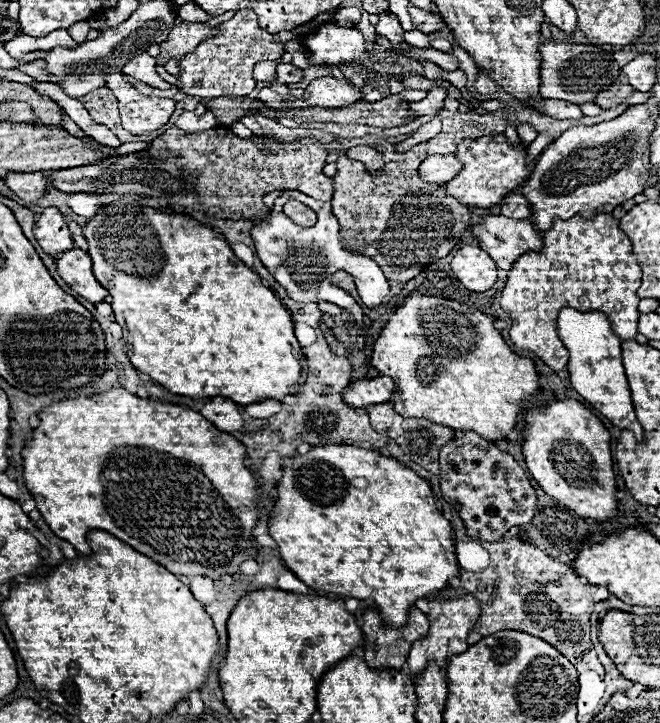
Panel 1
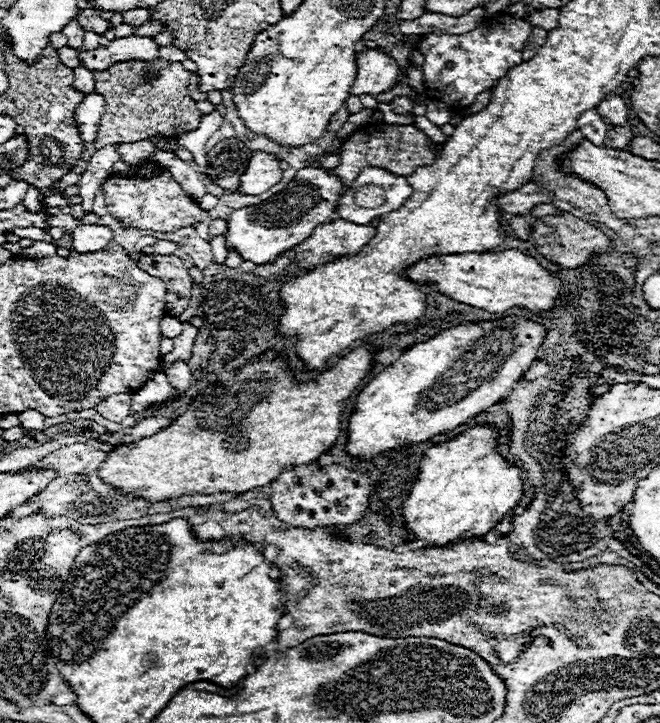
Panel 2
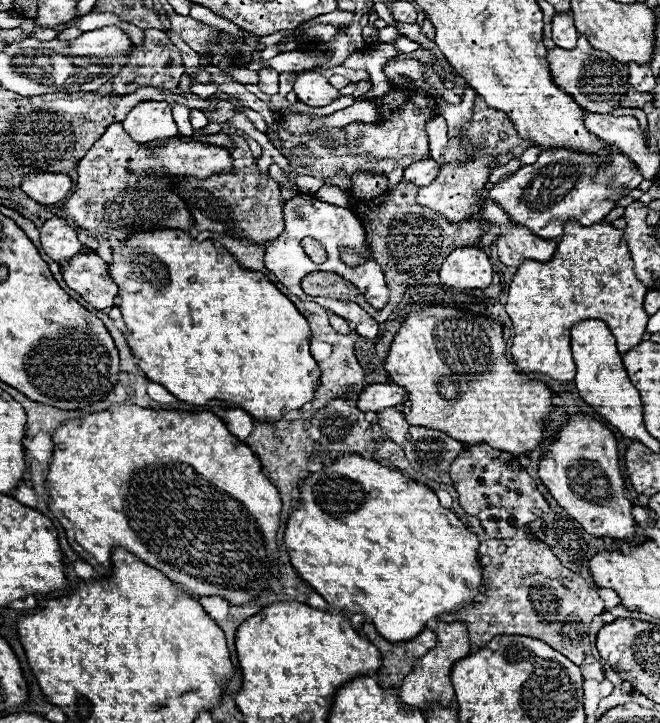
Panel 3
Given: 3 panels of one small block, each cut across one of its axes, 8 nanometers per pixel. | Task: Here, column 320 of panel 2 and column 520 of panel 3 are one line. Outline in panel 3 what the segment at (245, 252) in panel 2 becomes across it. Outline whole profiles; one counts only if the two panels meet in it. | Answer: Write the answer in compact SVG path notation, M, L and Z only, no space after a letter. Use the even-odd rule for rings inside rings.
M608 146L608 148L610 148L608 166L600 166L604 162L604 160L600 160L600 156L576 152L570 148L546 148L534 164L522 166L510 178L494 184L488 190L488 198L494 200L500 208L504 208L510 214L510 220L514 224L524 224L526 228L532 230L532 234L536 234L544 240L554 240L554 238L562 236L564 222L568 222L568 220L578 220L582 226L598 224L608 216L608 212L614 208L616 200L628 196L630 190L636 190L644 180L640 176L640 172L636 168L632 168L634 162L626 154L622 154L616 146Z

